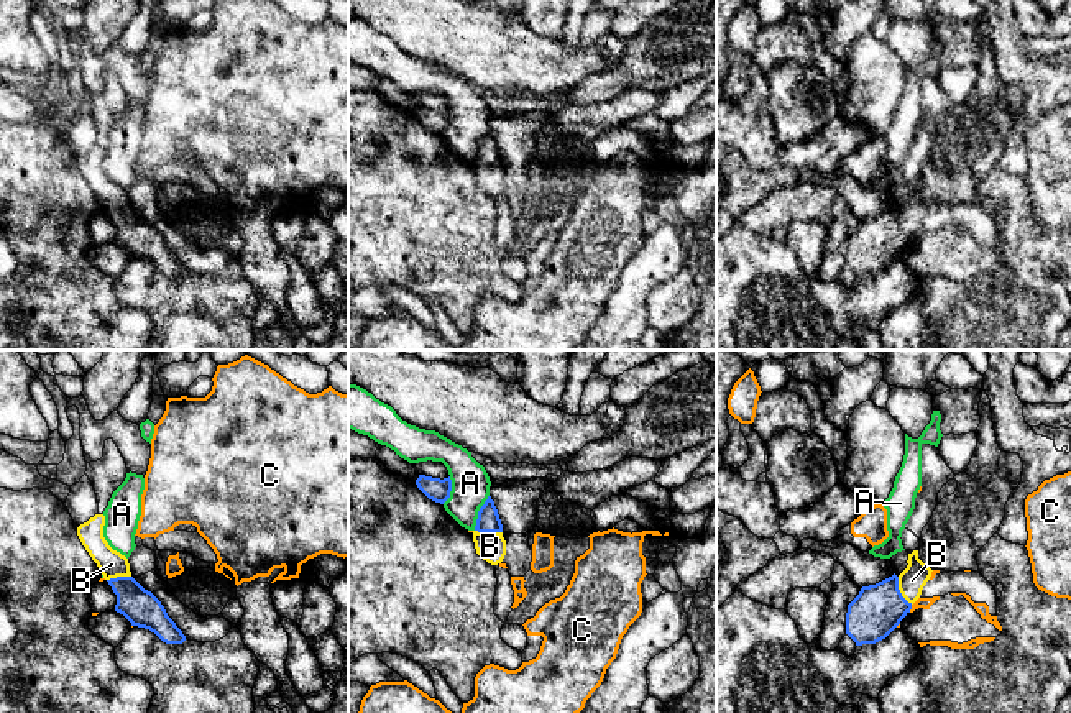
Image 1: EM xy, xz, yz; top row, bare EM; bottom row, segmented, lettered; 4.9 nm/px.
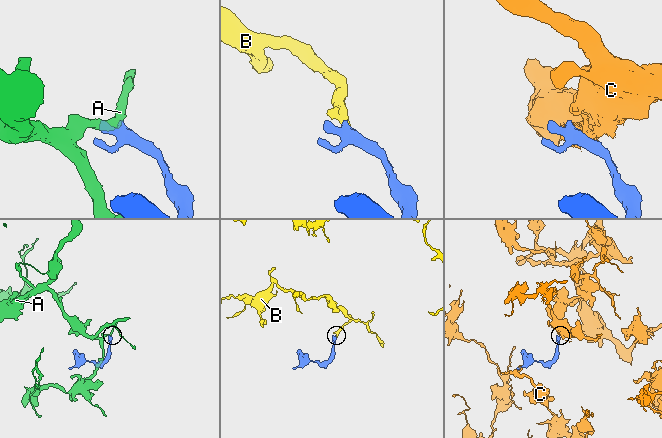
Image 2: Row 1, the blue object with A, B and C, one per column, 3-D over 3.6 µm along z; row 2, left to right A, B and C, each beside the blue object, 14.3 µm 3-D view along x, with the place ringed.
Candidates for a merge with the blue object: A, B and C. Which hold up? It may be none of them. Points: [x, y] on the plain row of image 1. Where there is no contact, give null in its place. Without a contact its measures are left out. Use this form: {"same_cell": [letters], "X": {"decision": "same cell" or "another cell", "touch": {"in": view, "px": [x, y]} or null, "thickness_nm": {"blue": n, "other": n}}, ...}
{"same_cell": ["B"], "A": {"decision": "another cell", "touch": {"in": "xz", "px": [478, 145]}, "thickness_nm": {"blue": 110, "other": 190}}, "B": {"decision": "same cell", "touch": {"in": "yz", "px": [899, 224]}, "thickness_nm": {"blue": 240, "other": 130}}, "C": {"decision": "another cell", "touch": {"in": "yz", "px": [910, 240]}, "thickness_nm": {"blue": 240, "other": 60}}}

